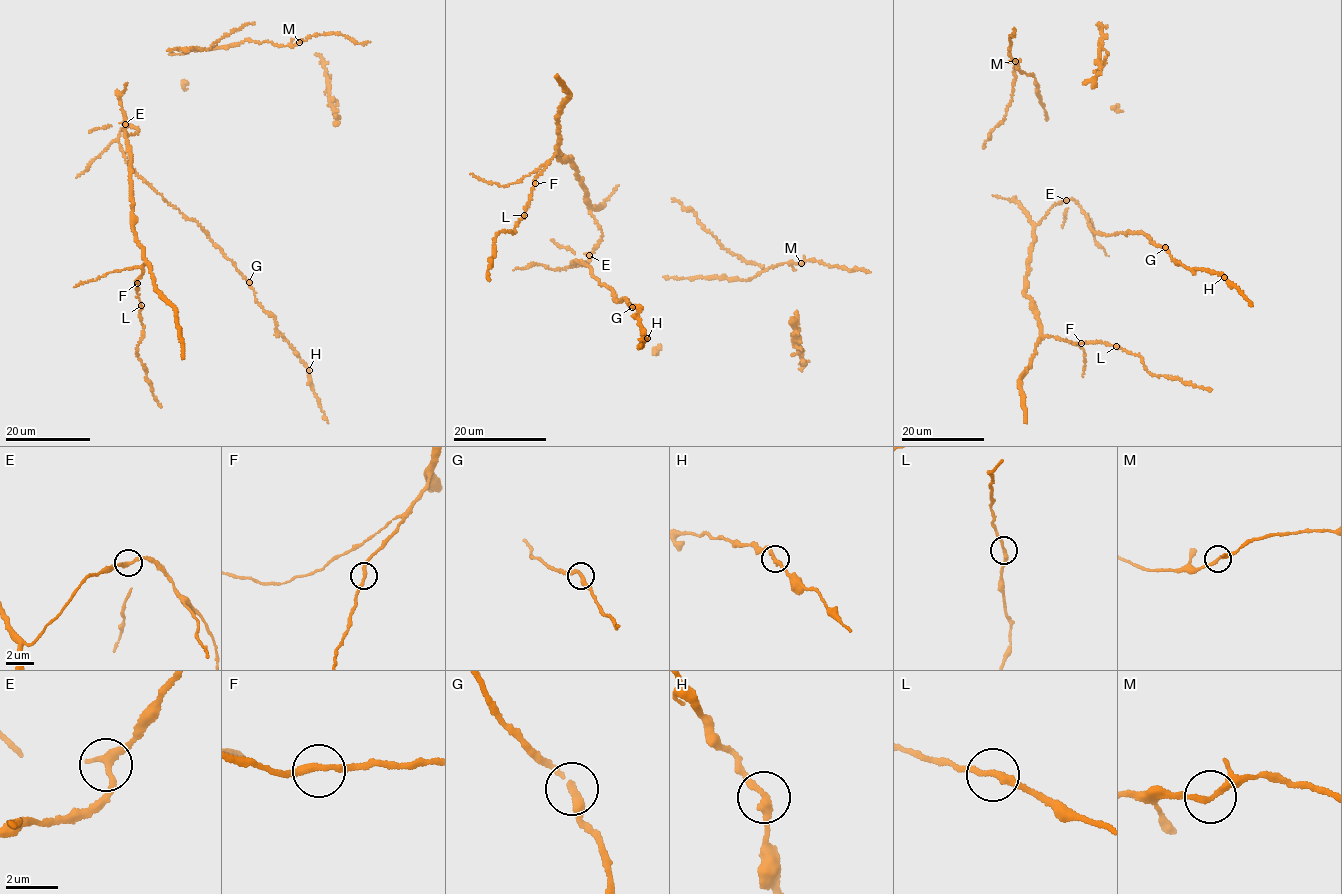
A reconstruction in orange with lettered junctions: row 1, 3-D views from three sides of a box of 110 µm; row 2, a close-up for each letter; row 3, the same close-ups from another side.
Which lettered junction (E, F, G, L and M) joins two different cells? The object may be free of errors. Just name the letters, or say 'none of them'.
none of them

